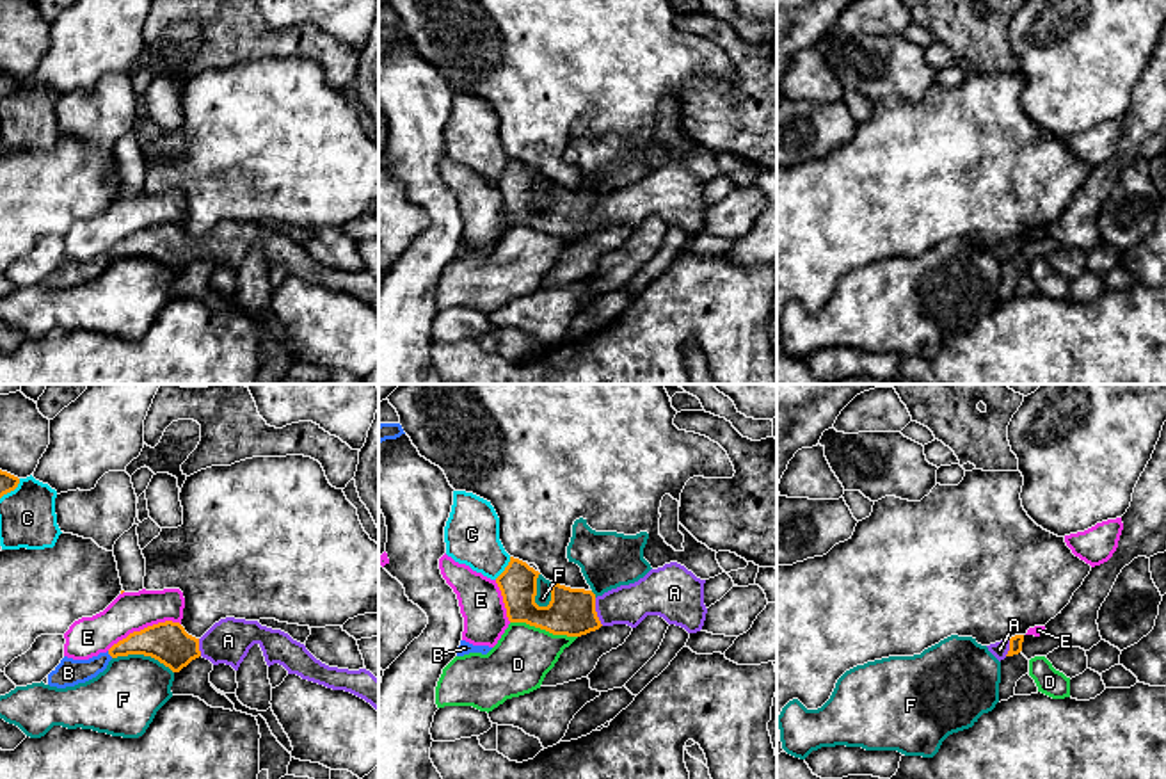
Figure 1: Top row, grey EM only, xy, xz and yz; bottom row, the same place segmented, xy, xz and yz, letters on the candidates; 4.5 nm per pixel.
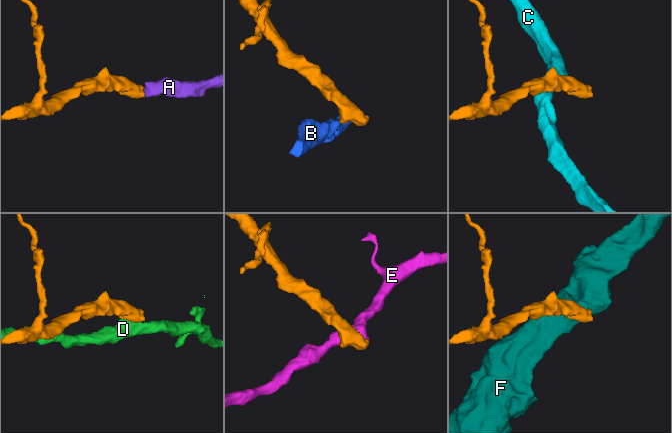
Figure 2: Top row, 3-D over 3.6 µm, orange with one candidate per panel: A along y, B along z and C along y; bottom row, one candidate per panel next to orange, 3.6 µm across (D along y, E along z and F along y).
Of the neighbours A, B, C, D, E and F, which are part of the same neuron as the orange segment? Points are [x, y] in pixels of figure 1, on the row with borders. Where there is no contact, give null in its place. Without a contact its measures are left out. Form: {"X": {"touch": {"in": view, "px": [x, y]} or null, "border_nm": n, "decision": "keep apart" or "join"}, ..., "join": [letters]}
{"A": {"touch": {"in": "xz", "px": [596, 612]}, "border_nm": 130, "decision": "join"}, "B": {"touch": {"in": "xy", "px": [111, 655]}, "border_nm": 40, "decision": "keep apart"}, "C": {"touch": {"in": "xy", "px": [11, 489]}, "border_nm": 130, "decision": "keep apart"}, "D": {"touch": {"in": "xz", "px": [544, 628]}, "border_nm": 320, "decision": "keep apart"}, "E": {"touch": {"in": "xy", "px": [144, 628]}, "border_nm": 360, "decision": "keep apart"}, "F": {"touch": {"in": "xz", "px": [535, 593]}, "border_nm": 160, "decision": "keep apart"}, "join": ["A"]}

